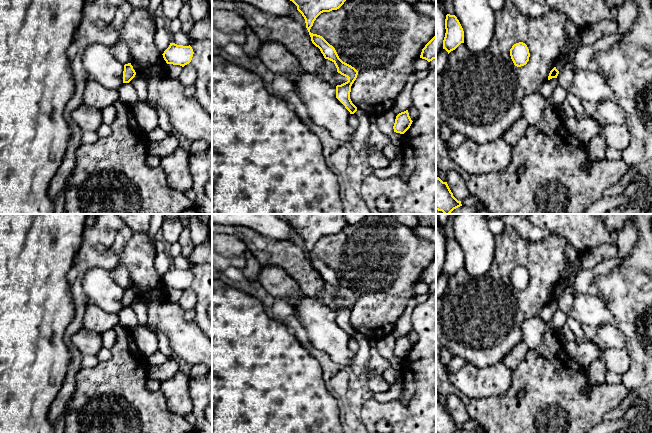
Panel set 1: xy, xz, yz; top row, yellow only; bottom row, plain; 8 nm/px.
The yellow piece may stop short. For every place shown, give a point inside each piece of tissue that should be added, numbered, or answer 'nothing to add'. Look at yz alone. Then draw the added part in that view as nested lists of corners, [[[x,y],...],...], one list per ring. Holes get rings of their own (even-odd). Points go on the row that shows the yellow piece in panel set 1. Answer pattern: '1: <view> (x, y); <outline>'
1: yz (626, 15); [[[625,0],[616,13],[615,21],[618,24],[618,29],[615,33],[605,33],[593,44],[578,48],[573,56],[565,53],[556,62],[556,69],[560,72],[566,64],[570,64],[574,72],[577,70],[595,69],[595,56],[599,52],[607,51],[612,47],[621,39],[627,29],[637,21],[637,5],[635,0]]]

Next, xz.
1: xz (361, 137); [[[357,109],[354,114],[359,123],[353,136],[353,145],[357,150],[360,150],[364,149],[369,144],[370,124],[372,118],[360,109]]]

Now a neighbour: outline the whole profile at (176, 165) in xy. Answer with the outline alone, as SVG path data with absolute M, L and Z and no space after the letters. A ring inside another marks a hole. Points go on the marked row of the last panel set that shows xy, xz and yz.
M182 147L168 156L161 158L160 168L163 169L170 187L184 193L192 188L192 177L189 169L190 154Z

